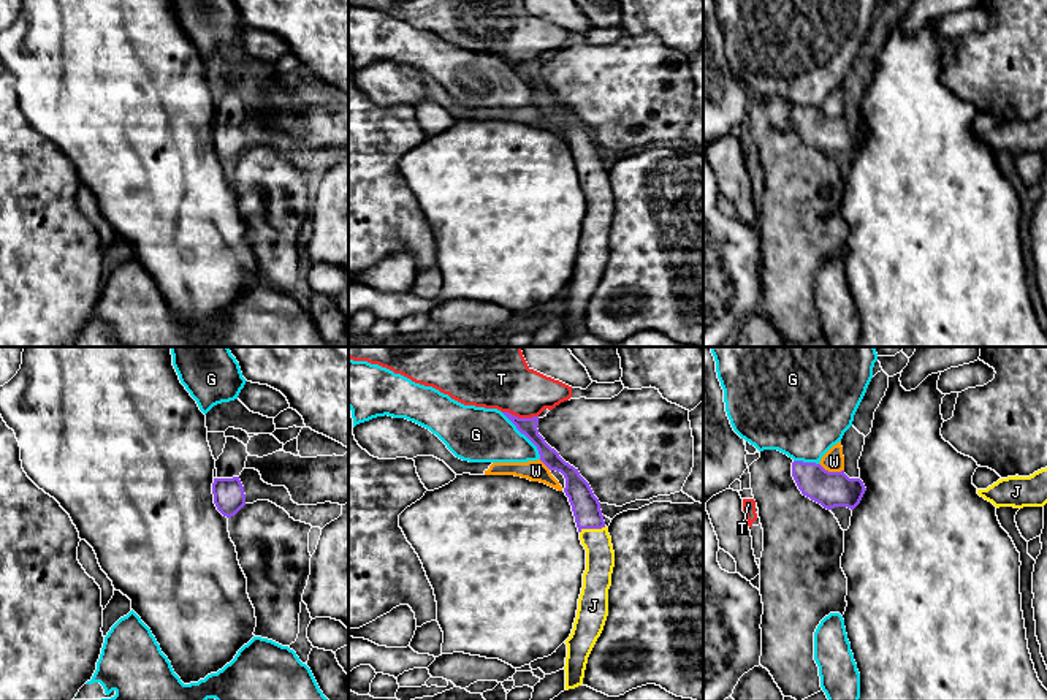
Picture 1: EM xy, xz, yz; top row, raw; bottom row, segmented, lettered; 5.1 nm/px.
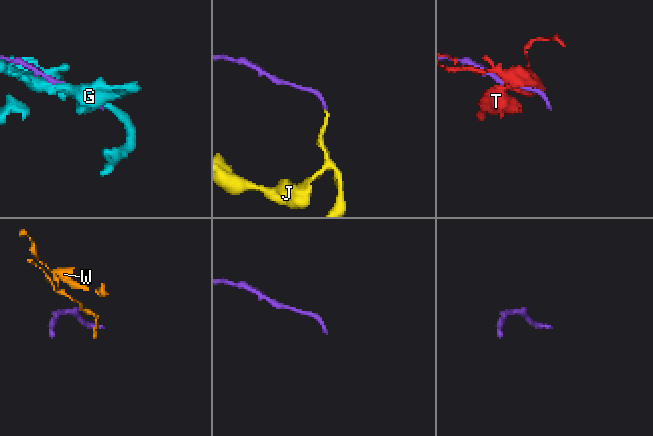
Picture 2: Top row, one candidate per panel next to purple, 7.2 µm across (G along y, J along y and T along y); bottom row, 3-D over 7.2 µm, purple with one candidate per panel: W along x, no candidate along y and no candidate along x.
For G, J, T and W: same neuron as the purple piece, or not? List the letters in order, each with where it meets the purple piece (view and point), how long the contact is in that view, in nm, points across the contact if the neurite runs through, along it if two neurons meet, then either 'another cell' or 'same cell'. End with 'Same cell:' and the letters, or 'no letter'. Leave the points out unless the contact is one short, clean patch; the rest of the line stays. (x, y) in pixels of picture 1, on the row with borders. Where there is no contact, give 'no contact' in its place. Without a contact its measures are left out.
G: xz (525, 434) | 320 nm | another cell
J: xz (593, 528) | 140 nm | across xz (586, 509), (593, 528), (599, 551) | same cell
T: xz (520, 418) | 190 nm | another cell
W: yz (832, 472) | 130 nm | along yz (819, 463), (829, 471), (843, 471) | another cell
Same cell: J

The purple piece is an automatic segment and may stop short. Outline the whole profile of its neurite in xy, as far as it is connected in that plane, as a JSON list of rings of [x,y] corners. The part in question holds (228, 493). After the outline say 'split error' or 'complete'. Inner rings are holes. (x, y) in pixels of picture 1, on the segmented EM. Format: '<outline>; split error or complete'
[[[239,477],[214,478],[212,494],[217,510],[227,518],[234,516],[246,505],[244,486]]]; complete

